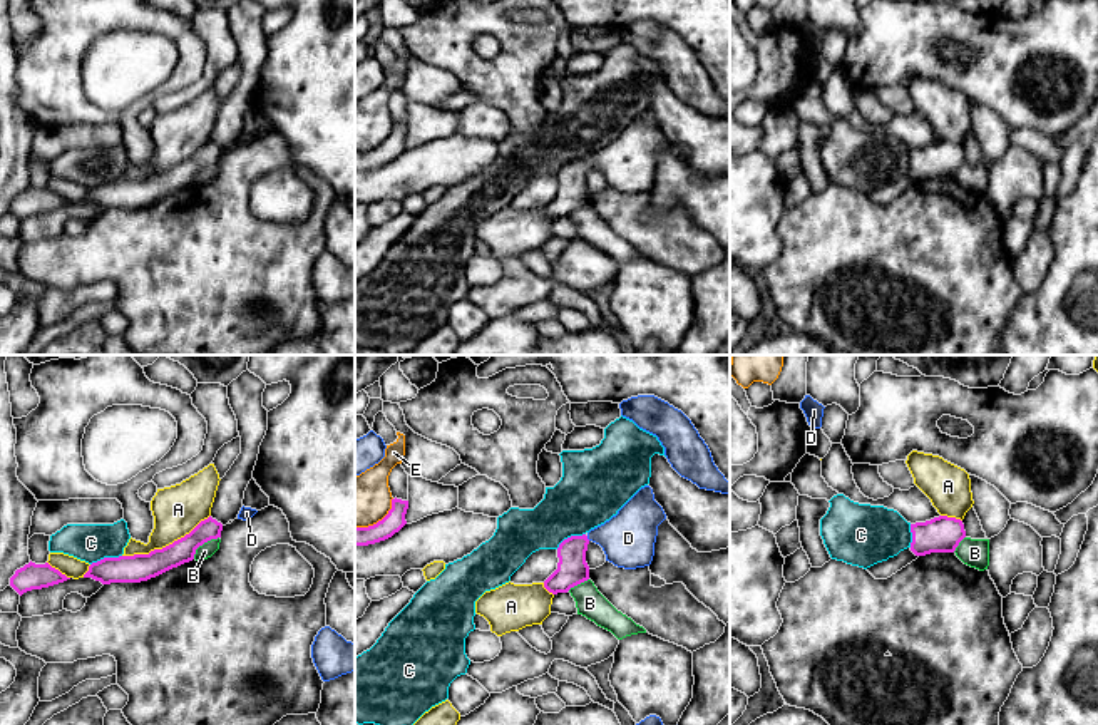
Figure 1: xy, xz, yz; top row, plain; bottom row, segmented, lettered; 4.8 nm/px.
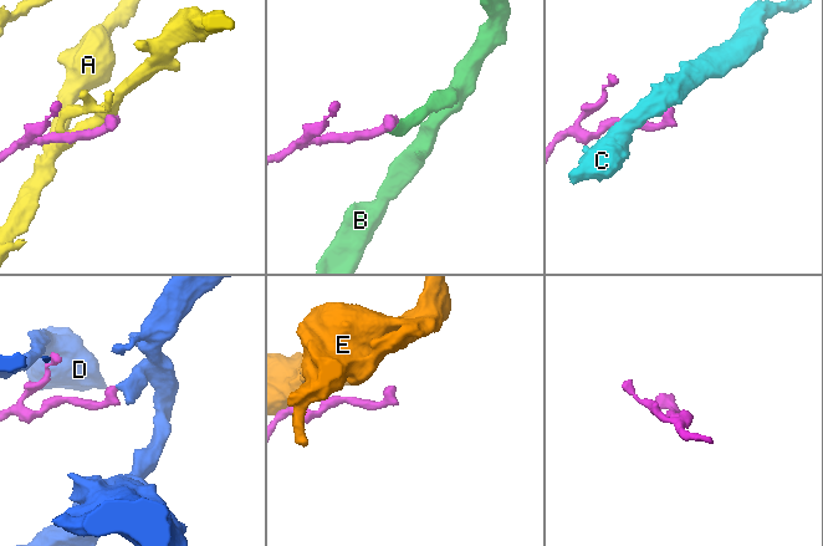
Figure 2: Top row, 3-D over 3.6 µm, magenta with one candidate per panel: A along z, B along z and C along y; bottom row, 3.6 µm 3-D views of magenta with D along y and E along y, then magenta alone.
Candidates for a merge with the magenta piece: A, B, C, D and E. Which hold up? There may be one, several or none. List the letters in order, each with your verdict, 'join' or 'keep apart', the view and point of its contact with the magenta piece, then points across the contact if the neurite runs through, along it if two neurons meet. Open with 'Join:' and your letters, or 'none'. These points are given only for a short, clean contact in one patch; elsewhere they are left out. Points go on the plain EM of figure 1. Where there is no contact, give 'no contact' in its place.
Join: D
A: keep apart; meets magenta in xy at (166, 171)
B: keep apart; meets magenta in xy at (203, 168); border along xy (218, 161), (205, 166), (193, 183)
C: keep apart; meets magenta in xy at (106, 183)
D: join; meets magenta in xz at (586, 163); runs through xz (573, 195), (573, 176), (586, 163), (628, 163)
E: keep apart; meets magenta in xz at (379, 146); border along xz (392, 123), (392, 133), (380, 144), (355, 153)

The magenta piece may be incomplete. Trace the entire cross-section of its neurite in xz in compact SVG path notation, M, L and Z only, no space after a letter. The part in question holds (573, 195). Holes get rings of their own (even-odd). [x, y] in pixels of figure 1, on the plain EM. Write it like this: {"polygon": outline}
{"polygon": "M641 112L609 146L587 159L571 161L559 169L557 194L544 206L544 213L557 219L587 206L586 176L591 166L599 169L606 186L618 193L649 191L654 181L658 151L664 144L666 139L654 126L653 114Z"}

